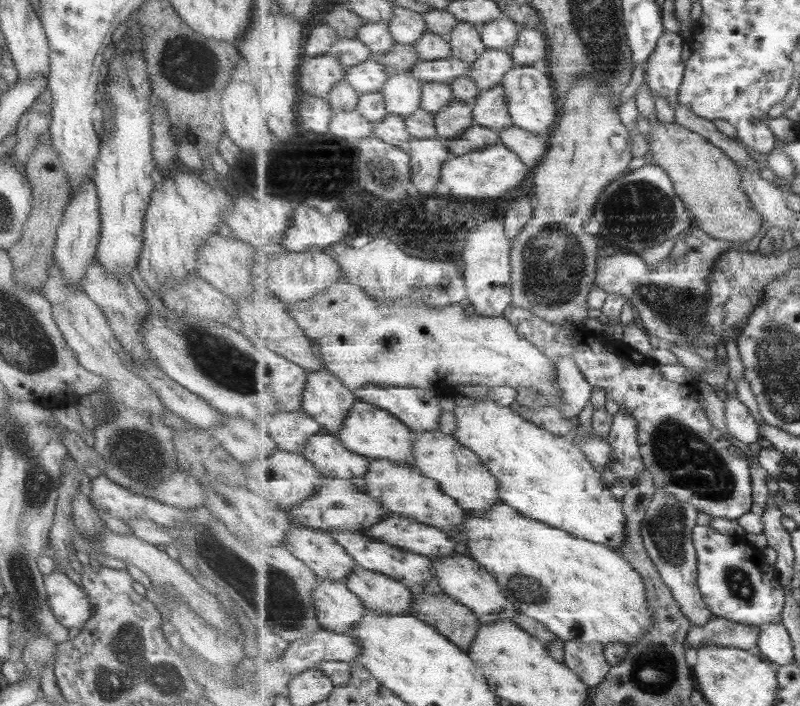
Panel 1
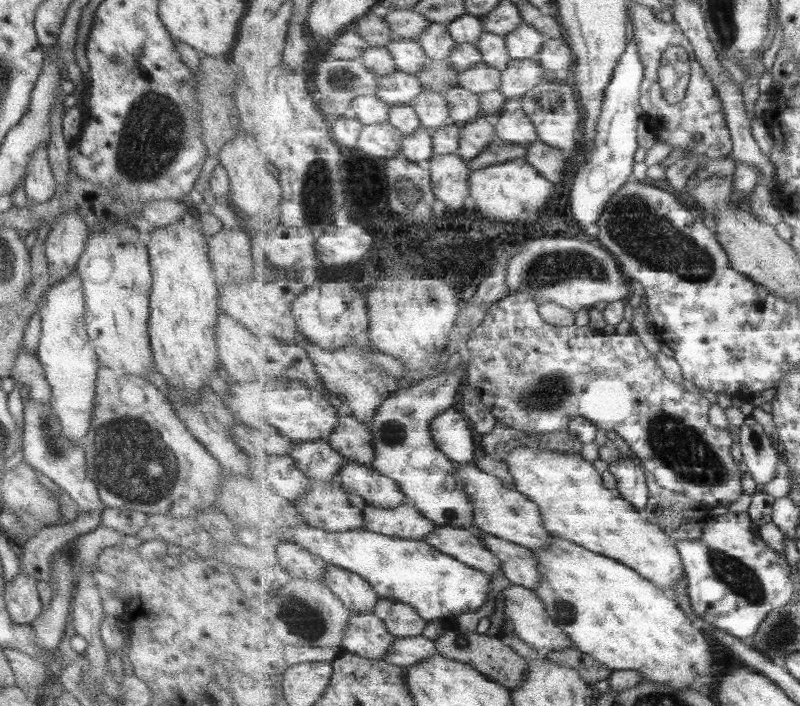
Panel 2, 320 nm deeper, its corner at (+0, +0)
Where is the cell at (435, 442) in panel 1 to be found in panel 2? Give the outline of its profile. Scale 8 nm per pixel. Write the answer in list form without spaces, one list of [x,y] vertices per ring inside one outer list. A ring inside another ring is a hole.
[[[474,463],[457,466],[457,480],[463,484],[463,490],[467,492],[469,500],[475,508],[473,524],[480,530],[497,536],[501,540],[515,542],[533,552],[539,551],[551,543],[552,534],[543,524],[543,514],[541,514],[539,506],[529,500],[524,493],[518,492],[515,488],[509,488],[497,476],[481,472]]]

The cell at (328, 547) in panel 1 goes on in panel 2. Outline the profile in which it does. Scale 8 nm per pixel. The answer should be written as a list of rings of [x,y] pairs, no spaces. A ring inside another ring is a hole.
[[[328,565],[325,585],[340,597],[352,615],[372,614],[380,602],[380,596],[368,580],[341,566]]]

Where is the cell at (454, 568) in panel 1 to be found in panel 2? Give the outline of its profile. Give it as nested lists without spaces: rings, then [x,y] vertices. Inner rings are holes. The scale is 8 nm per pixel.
[[[512,585],[498,595],[499,601],[505,605],[504,616],[511,620],[511,629],[518,638],[523,640],[535,650],[543,653],[550,653],[553,650],[561,652],[564,648],[575,647],[574,642],[569,635],[561,628],[558,621],[553,619],[547,613],[544,602],[541,597],[528,588]]]

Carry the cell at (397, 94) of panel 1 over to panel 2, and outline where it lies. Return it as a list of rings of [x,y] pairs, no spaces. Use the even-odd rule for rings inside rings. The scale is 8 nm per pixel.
[[[423,90],[412,105],[420,116],[422,126],[427,130],[437,130],[446,124],[453,123],[444,93]]]

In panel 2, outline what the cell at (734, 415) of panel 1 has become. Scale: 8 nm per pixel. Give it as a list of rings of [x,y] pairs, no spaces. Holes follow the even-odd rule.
[[[745,418],[740,426],[739,442],[743,463],[754,481],[762,485],[773,481],[779,469],[781,456],[767,432],[763,430],[763,426],[755,418]]]

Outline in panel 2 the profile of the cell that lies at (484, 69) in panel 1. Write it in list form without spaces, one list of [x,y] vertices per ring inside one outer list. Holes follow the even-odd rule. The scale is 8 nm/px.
[[[512,59],[509,67],[501,72],[503,79],[500,91],[509,99],[521,99],[544,82],[543,72],[545,70],[537,59]]]

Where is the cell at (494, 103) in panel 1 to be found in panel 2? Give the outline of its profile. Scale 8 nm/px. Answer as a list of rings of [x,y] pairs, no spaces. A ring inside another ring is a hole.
[[[523,108],[515,111],[502,110],[496,125],[498,140],[505,140],[523,147],[533,145],[539,141],[537,128],[531,117]]]

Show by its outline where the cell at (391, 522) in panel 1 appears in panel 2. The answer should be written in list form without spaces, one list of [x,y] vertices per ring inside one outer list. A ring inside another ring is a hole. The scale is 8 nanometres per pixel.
[[[437,526],[435,532],[427,535],[423,541],[431,544],[439,552],[448,554],[448,556],[486,572],[490,576],[492,574],[504,574],[500,558],[497,558],[485,546],[485,542],[475,532],[471,531],[469,529]]]

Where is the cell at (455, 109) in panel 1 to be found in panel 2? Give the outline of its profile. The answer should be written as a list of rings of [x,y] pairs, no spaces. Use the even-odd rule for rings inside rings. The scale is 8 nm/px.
[[[481,116],[473,122],[461,125],[459,155],[469,163],[473,158],[483,154],[495,140],[498,140],[496,126],[493,126],[485,116]]]

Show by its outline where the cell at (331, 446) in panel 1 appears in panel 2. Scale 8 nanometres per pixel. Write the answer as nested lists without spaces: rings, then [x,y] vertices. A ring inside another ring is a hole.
[[[346,459],[336,481],[361,496],[369,507],[391,509],[405,502],[406,495],[395,480],[381,475],[372,466],[354,460]]]

